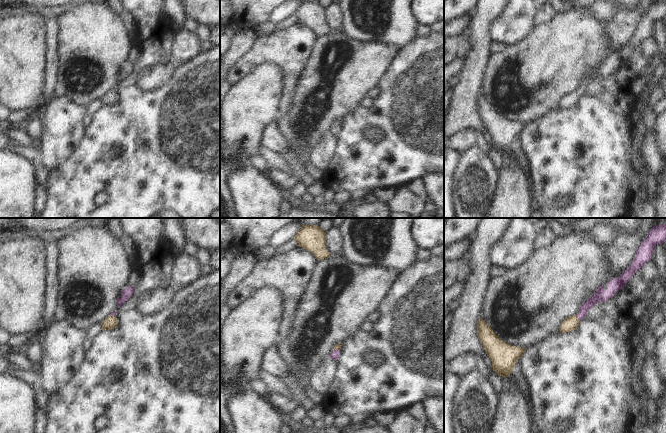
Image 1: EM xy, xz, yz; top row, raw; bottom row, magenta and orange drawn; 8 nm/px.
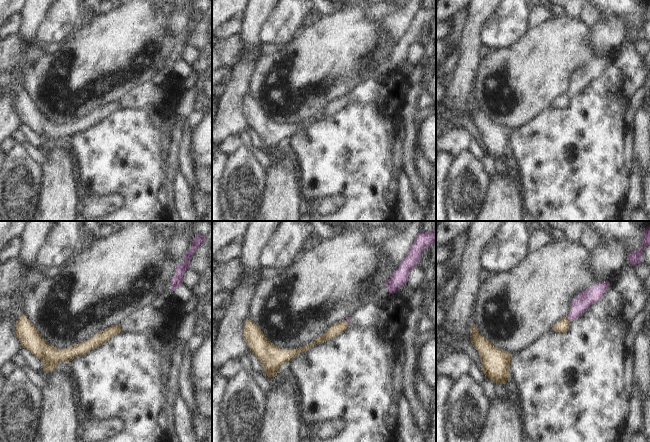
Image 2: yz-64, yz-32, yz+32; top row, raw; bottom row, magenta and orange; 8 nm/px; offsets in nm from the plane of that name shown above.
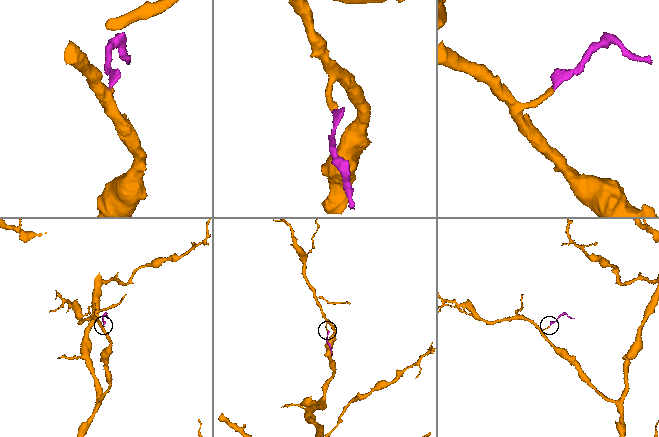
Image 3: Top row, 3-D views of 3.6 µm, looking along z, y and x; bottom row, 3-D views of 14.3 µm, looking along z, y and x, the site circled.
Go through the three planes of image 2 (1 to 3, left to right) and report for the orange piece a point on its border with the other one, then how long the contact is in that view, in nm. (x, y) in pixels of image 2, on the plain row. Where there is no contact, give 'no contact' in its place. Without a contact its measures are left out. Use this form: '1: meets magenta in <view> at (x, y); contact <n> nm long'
1: no contact
2: meets magenta in yz-32 at (347, 99); contact 30 nm long
3: meets magenta in yz+32 at (567, 94); contact 50 nm long

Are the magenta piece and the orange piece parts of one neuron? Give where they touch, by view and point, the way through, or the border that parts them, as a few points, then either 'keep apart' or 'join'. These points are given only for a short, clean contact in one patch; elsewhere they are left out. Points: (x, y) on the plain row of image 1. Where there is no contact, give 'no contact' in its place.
yz (577, 92) | across yz (600, 71), (577, 92), (571, 99) | join

